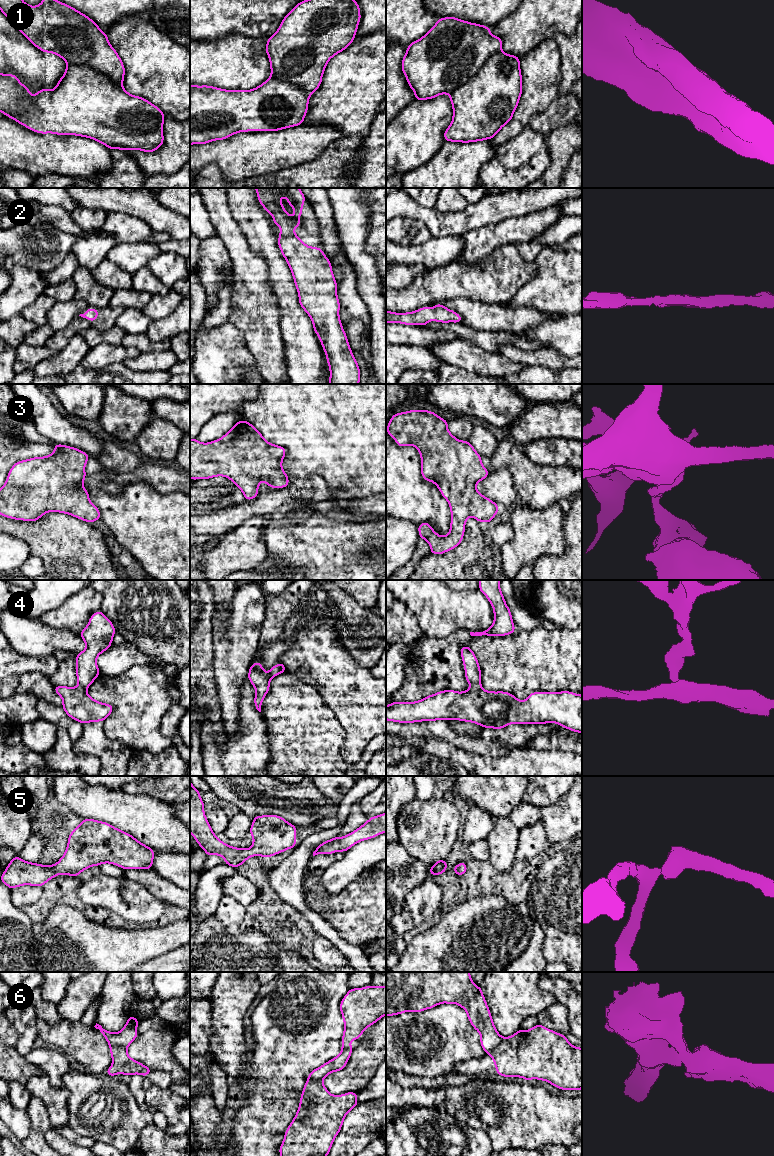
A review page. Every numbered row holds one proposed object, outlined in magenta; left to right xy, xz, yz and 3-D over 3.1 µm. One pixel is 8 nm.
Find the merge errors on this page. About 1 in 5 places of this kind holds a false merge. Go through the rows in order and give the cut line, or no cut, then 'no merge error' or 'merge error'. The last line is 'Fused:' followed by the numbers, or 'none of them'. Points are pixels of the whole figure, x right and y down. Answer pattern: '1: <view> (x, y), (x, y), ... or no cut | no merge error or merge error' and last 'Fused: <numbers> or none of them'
1: xy (67, 62), (73, 65), (88, 66), (100, 71), (121, 87) | merge error
2: no cut | no merge error
3: no cut | no merge error
4: no cut | no merge error
5: no cut | no merge error
6: yz (502, 1038), (487, 1053) | merge error
Fused: 1, 6

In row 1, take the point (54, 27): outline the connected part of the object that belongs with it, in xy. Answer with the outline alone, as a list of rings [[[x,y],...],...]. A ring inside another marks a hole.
[[[0,0],[0,10],[22,34],[42,52],[56,54],[66,63],[89,67],[101,72],[122,87],[125,68],[121,58],[110,45],[106,33],[85,14],[58,0],[43,0],[38,6],[27,5],[23,0]]]

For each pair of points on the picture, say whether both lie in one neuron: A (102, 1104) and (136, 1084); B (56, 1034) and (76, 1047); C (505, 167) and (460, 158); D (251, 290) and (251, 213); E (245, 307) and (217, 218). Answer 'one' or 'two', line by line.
A: two
B: one
C: two
D: two
E: one

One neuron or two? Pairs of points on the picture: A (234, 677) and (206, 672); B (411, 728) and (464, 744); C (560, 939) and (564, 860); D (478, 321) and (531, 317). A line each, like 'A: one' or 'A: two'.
A: two
B: one
C: one
D: one

